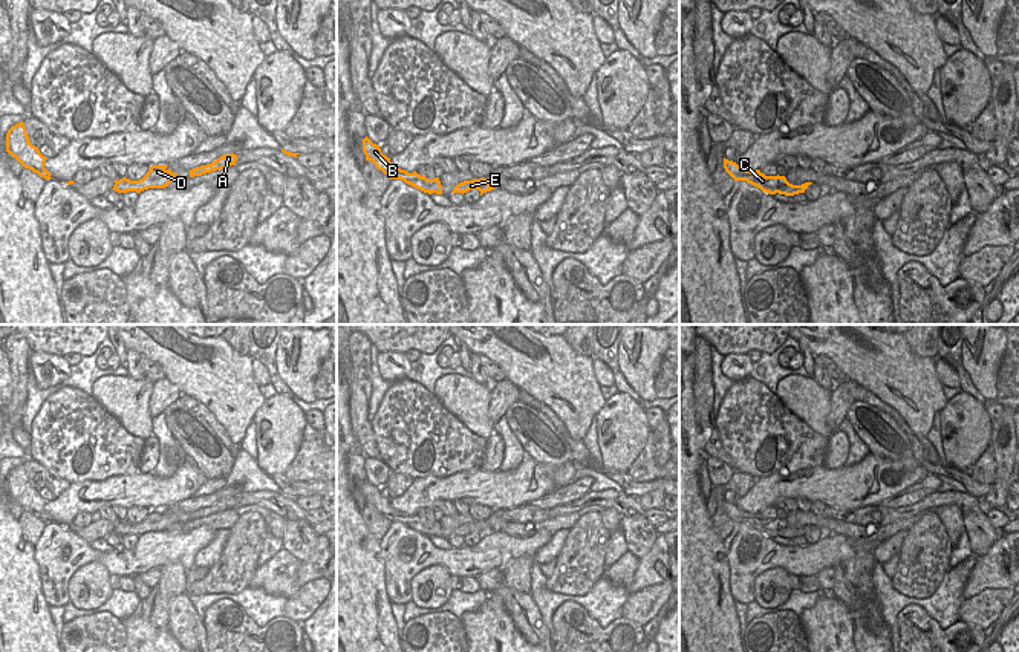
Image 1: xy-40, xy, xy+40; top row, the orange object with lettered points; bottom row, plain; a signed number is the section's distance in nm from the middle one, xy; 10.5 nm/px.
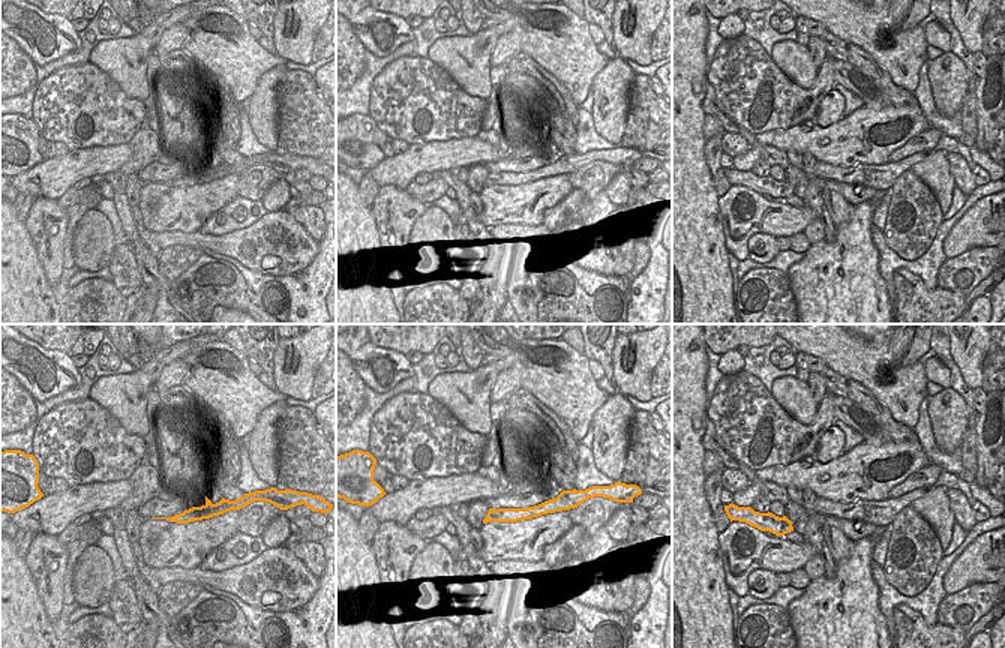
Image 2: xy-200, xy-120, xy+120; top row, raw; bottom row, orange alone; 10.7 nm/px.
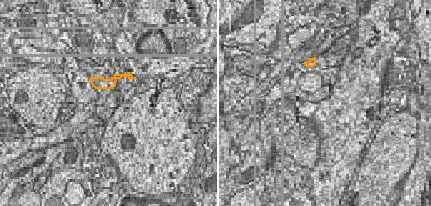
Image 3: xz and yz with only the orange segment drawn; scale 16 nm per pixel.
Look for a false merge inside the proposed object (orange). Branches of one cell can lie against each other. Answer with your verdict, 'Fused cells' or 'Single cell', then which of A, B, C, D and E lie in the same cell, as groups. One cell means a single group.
Single cell. Groups: A B C D E

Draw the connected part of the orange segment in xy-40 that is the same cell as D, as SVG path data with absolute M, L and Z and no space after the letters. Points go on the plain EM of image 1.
M151 508L147 517L139 523L130 523L127 520L113 523L115 528L112 533L118 536L127 536L127 534L141 536L148 531L165 531L173 523L182 523L177 520L177 516L173 516L167 510L168 508Z

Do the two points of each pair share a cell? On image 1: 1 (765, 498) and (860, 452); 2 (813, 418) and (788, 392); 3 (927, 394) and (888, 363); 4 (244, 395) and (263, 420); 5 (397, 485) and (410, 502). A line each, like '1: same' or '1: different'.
1: different
2: same
3: same
4: different
5: different

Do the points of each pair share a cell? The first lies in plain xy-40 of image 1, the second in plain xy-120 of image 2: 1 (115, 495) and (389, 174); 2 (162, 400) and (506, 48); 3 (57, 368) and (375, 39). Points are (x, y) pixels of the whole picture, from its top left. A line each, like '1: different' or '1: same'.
1: same
2: same
3: same

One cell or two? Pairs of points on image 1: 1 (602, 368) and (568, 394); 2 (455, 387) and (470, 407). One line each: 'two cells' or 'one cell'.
1: two cells
2: one cell

